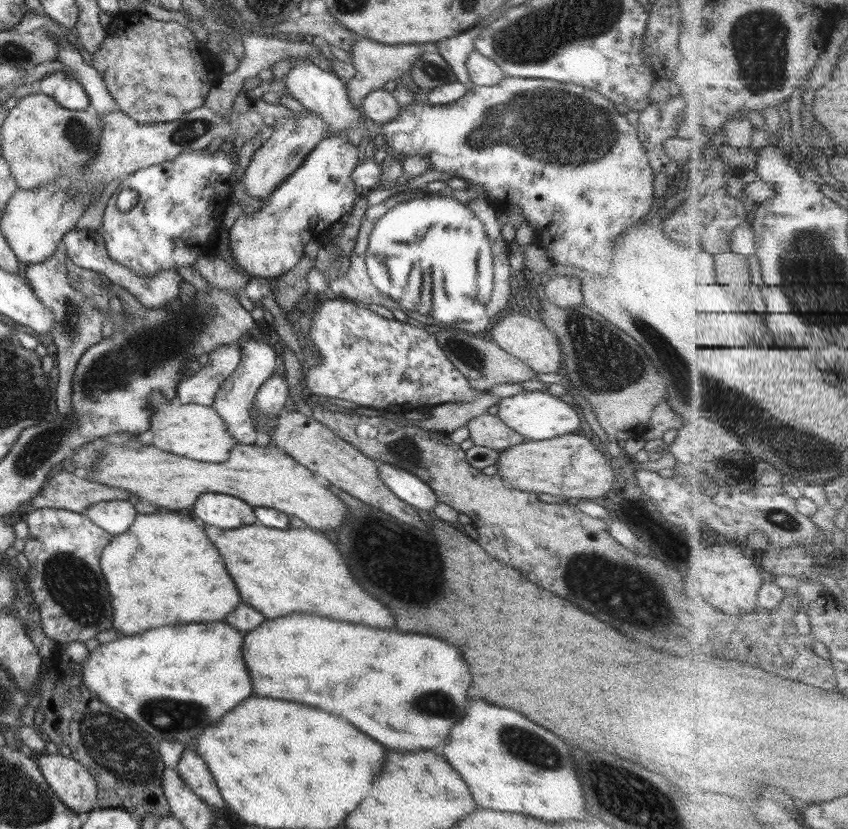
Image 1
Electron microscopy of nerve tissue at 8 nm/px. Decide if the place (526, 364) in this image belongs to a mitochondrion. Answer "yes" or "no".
no

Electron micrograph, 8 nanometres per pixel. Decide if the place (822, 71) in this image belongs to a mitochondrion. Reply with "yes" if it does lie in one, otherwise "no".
no

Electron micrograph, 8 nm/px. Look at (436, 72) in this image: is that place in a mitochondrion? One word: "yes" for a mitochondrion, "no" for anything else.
yes

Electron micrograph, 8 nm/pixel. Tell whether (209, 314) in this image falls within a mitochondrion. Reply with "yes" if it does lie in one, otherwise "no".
yes

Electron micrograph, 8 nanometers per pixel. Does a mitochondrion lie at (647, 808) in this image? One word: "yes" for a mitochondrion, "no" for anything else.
yes

